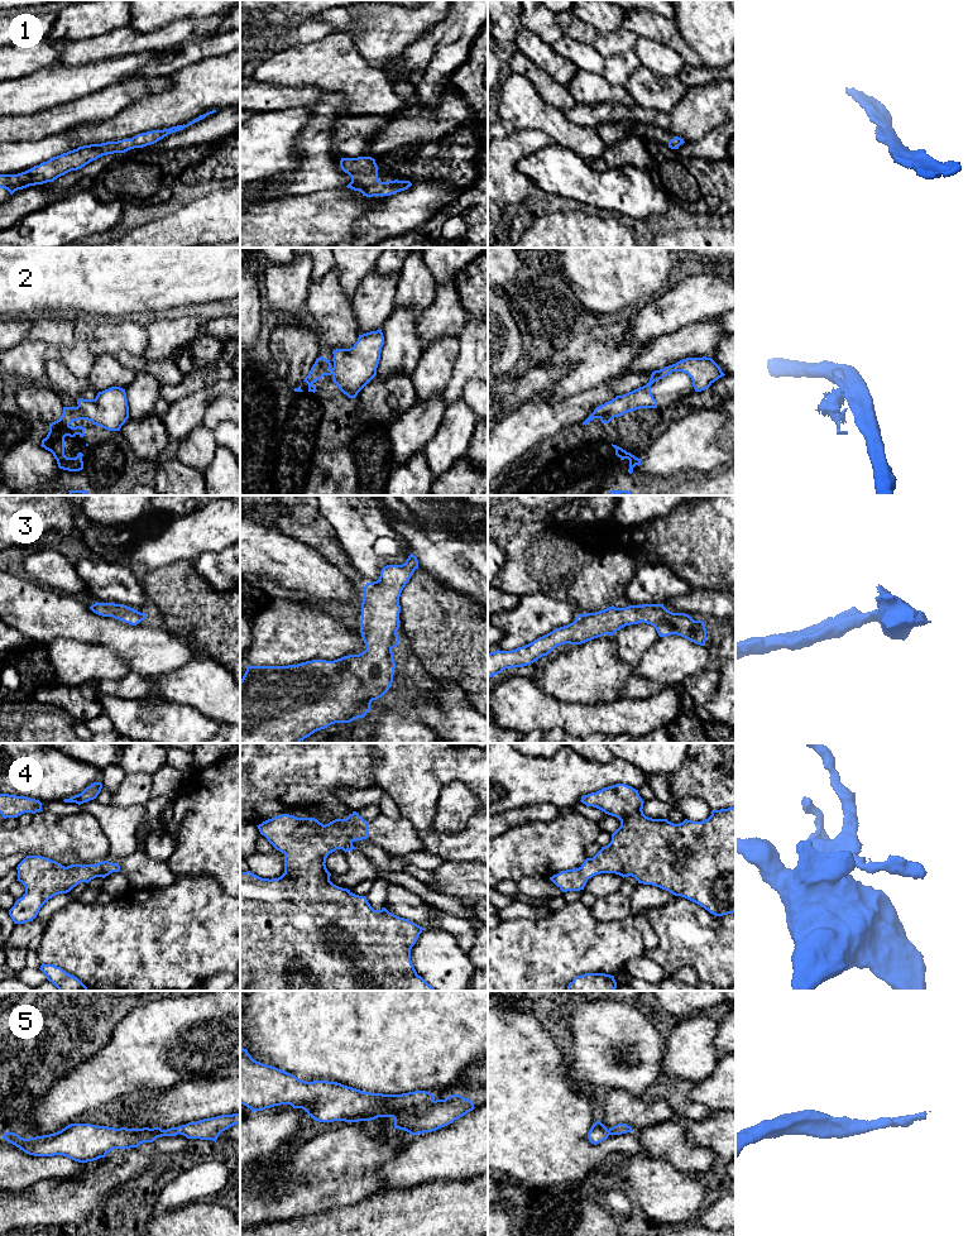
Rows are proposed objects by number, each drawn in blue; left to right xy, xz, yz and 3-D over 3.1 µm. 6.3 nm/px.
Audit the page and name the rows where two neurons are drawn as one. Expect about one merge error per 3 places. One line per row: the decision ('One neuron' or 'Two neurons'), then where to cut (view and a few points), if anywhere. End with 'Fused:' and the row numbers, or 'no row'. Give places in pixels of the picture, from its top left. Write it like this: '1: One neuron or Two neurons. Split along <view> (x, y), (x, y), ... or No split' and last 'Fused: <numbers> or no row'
1: One neuron. No split
2: Two neurons. Split along xy (77, 406), (90, 420)
3: One neuron. No split
4: One neuron. No split
5: One neuron. No split
Fused: 2

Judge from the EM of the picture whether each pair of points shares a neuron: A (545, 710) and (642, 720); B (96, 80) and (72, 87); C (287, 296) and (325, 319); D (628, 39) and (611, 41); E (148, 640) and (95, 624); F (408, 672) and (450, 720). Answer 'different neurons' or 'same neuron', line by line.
A: same neuron
B: same neuron
C: different neurons
D: same neuron
E: same neuron
F: same neuron

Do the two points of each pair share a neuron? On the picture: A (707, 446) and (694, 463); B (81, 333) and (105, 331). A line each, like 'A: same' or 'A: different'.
A: same
B: different

